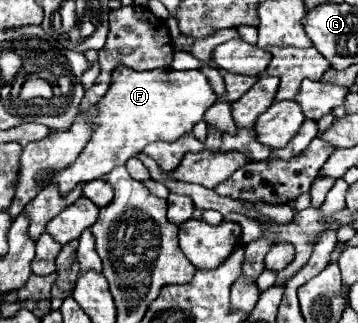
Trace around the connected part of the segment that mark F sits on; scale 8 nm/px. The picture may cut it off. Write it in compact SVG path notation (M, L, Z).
M119 66L113 70L113 80L107 94L97 104L91 140L71 166L65 168L65 172L51 176L49 182L55 182L59 192L65 196L75 188L75 184L105 176L115 166L121 166L129 158L137 156L151 142L175 142L179 136L189 134L193 126L203 120L203 114L213 106L213 100L217 100L217 94L199 70L157 68L137 72L127 66Z

